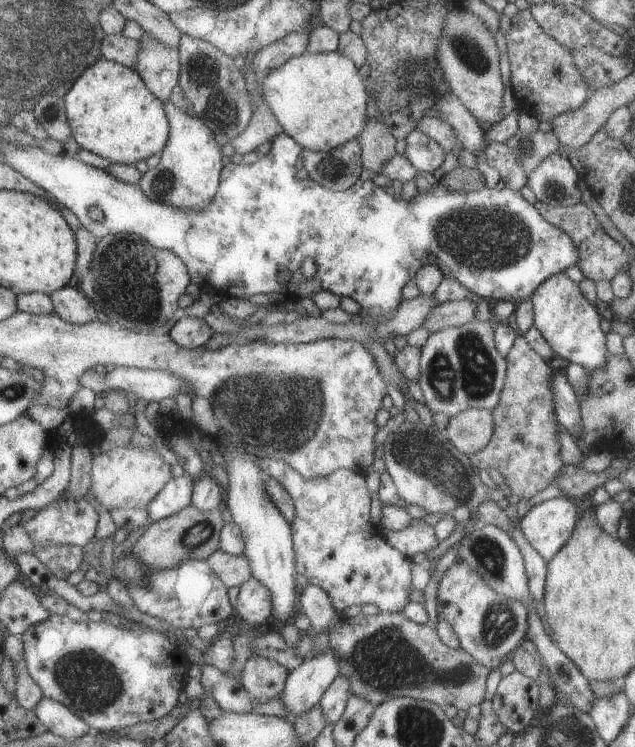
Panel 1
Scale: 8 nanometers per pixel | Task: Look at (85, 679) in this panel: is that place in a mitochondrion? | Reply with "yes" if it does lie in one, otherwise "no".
yes

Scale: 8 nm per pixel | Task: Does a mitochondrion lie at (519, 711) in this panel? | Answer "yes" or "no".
no

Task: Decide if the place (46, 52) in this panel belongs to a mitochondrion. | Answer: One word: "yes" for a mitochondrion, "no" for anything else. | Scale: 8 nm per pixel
yes

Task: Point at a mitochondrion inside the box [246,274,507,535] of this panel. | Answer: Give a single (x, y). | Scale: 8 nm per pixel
(467, 369)

